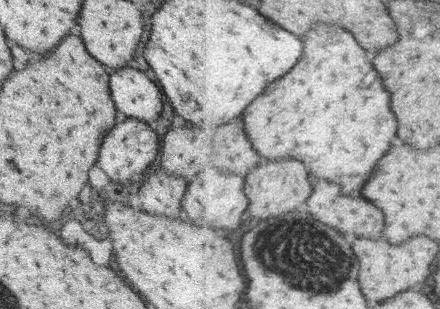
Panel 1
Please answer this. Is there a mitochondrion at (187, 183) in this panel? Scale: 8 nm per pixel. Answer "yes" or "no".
no

